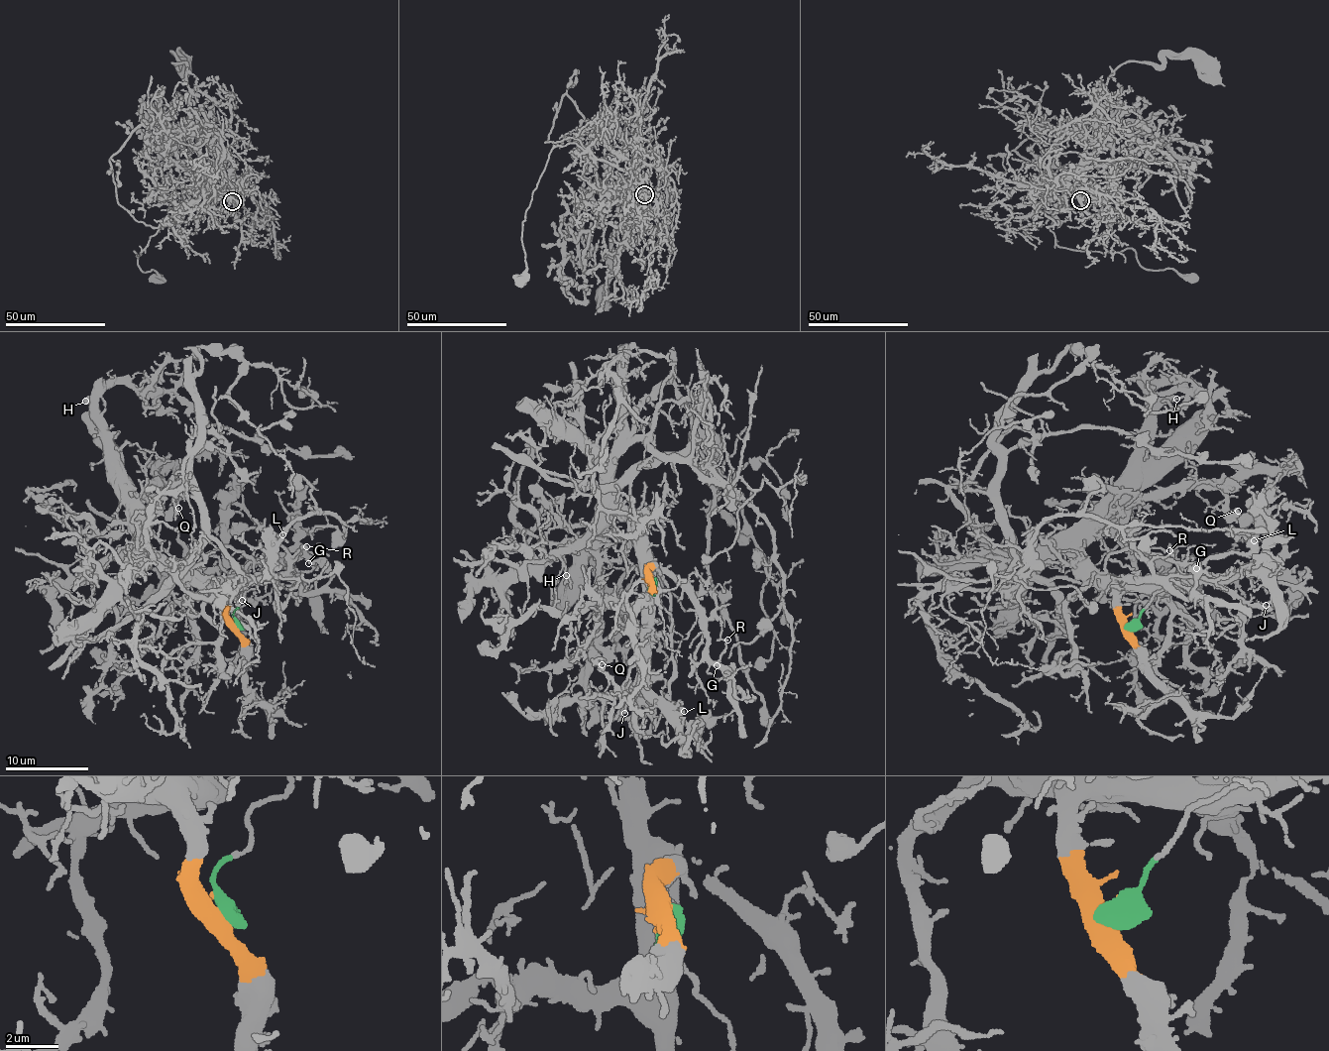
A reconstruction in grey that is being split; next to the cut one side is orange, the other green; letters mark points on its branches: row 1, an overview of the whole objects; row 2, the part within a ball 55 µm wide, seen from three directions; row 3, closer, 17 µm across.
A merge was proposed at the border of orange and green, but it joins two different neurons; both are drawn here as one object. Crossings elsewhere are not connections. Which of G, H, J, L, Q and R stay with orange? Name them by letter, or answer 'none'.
G, H, J, Q, R

